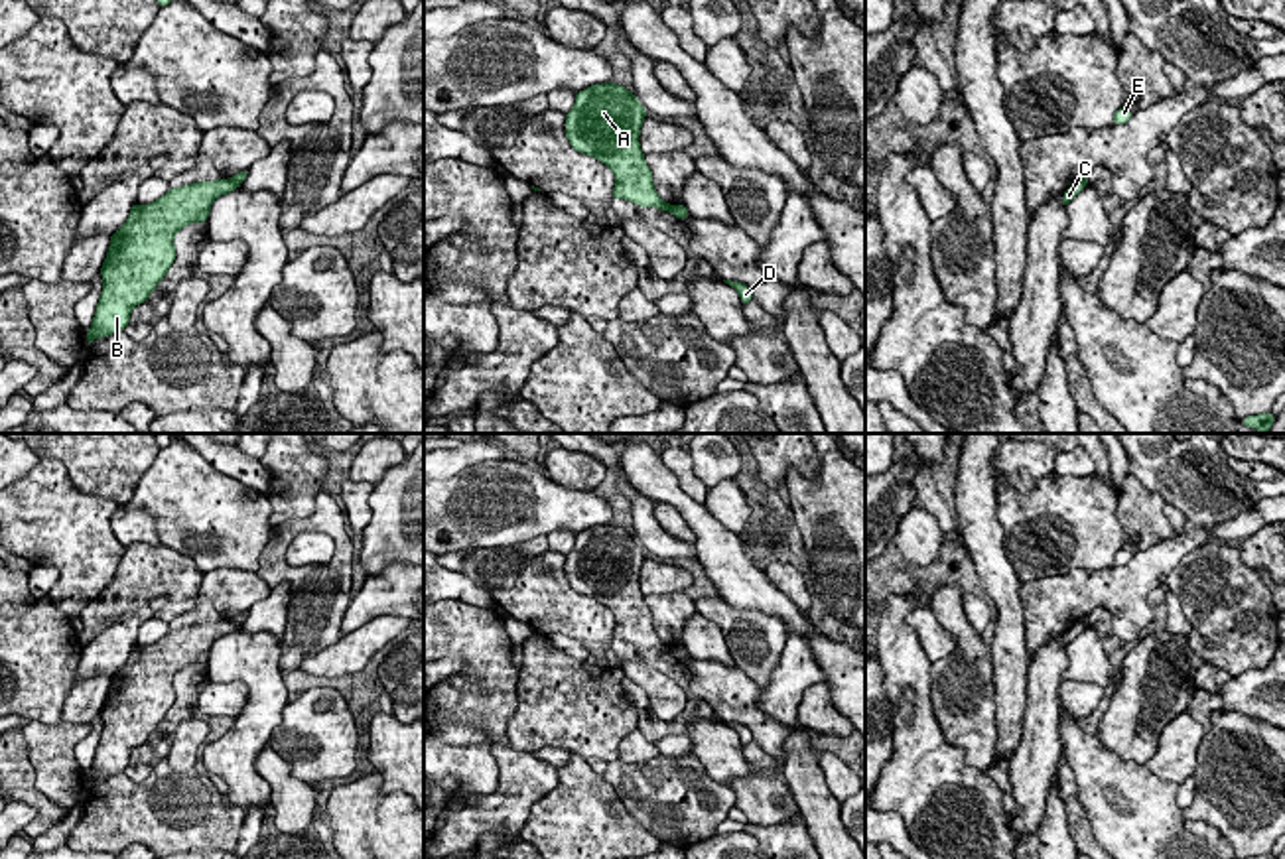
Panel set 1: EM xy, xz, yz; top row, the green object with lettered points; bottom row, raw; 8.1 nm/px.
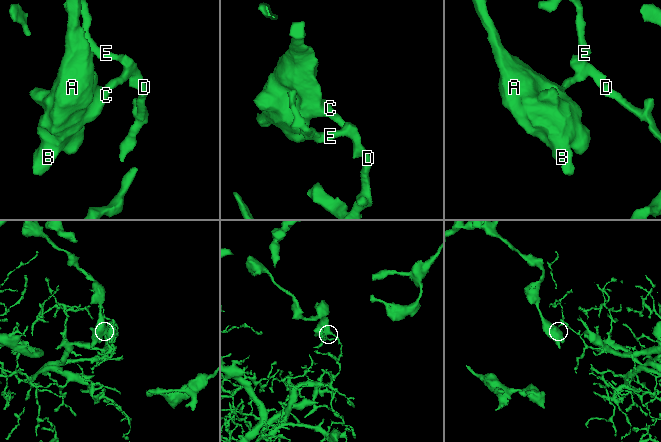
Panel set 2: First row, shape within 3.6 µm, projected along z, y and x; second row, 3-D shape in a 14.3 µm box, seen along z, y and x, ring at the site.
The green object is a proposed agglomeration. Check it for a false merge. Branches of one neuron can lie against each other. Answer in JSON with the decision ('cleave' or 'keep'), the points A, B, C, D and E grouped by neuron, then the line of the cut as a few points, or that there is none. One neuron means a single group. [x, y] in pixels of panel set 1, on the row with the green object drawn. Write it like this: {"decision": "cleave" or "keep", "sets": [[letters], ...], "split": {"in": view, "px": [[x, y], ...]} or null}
{"decision": "cleave", "sets": [["A", "B", "C"], ["D", "E"]], "split": {"in": "xy", "px": [[229, 180], [237, 184]]}}

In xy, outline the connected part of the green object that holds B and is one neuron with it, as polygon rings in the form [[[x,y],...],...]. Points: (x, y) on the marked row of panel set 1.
[[[225,177],[217,181],[197,181],[177,189],[169,187],[169,191],[154,203],[136,203],[130,209],[126,223],[110,236],[110,246],[101,268],[104,286],[87,333],[87,345],[91,345],[97,337],[108,337],[124,331],[130,321],[130,311],[150,297],[156,286],[166,278],[166,272],[171,268],[175,260],[175,232],[191,223],[207,225],[213,201],[235,189],[237,183]]]

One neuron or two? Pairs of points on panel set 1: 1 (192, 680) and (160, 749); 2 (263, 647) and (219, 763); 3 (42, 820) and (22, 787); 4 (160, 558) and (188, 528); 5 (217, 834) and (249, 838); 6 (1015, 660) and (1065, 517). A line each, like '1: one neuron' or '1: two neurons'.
1: one neuron
2: one neuron
3: one neuron
4: two neurons
5: two neurons
6: two neurons

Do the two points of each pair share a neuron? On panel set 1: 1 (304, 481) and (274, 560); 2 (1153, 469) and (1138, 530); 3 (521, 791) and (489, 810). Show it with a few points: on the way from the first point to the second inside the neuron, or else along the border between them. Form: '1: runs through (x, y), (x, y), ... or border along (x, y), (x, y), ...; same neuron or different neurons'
1: border along (324, 489), (310, 515), (288, 519); different neurons
2: border along (1124, 477), (1132, 473), (1165, 501); different neurons
3: runs through (513, 798), (497, 810); same neuron

